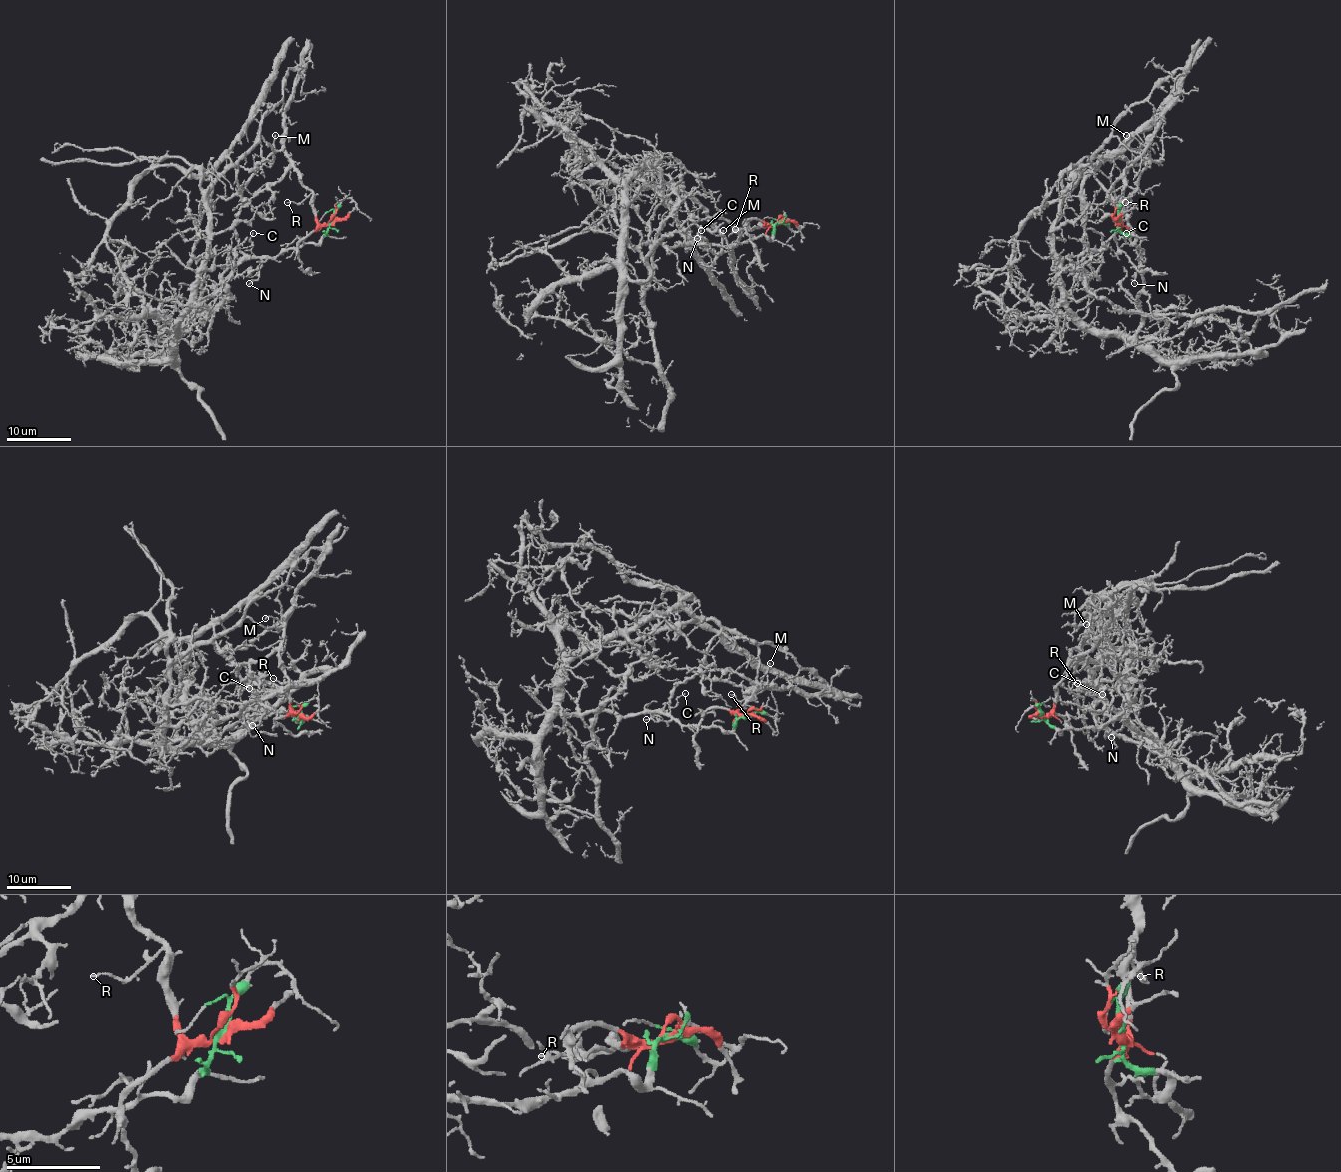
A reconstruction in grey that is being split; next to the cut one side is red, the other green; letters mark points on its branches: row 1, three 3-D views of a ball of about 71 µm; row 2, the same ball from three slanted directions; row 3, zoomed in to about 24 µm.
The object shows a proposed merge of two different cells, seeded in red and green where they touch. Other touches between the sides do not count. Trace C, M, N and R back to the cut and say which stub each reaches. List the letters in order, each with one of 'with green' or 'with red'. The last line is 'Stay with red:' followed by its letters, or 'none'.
C: with green
M: with red
N: with green
R: with red
Stay with red: M, R

